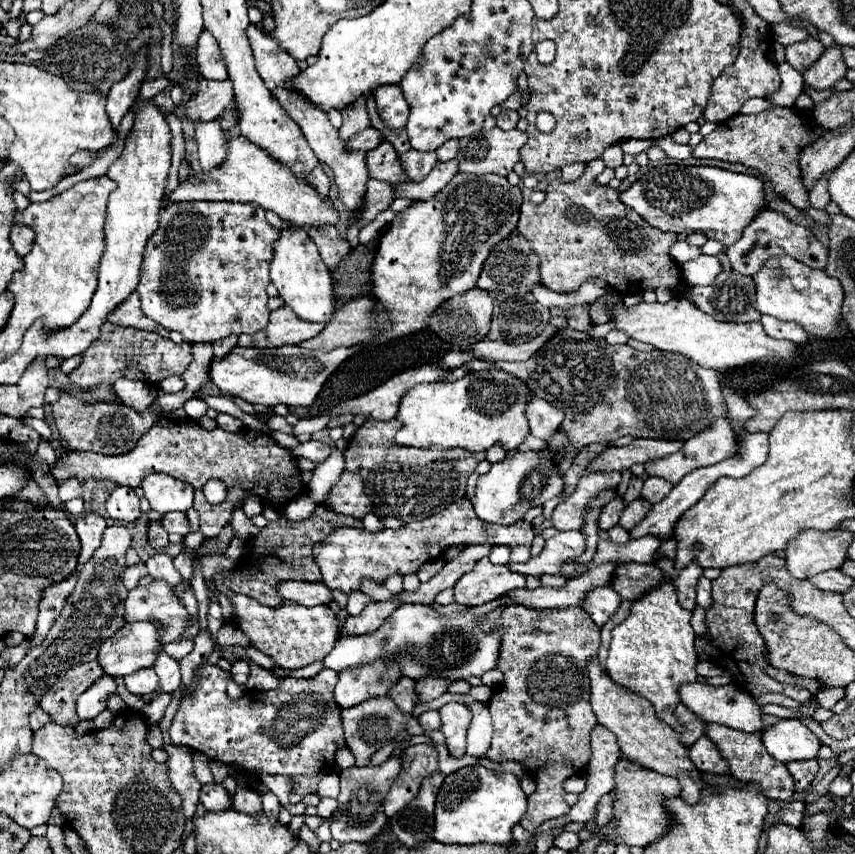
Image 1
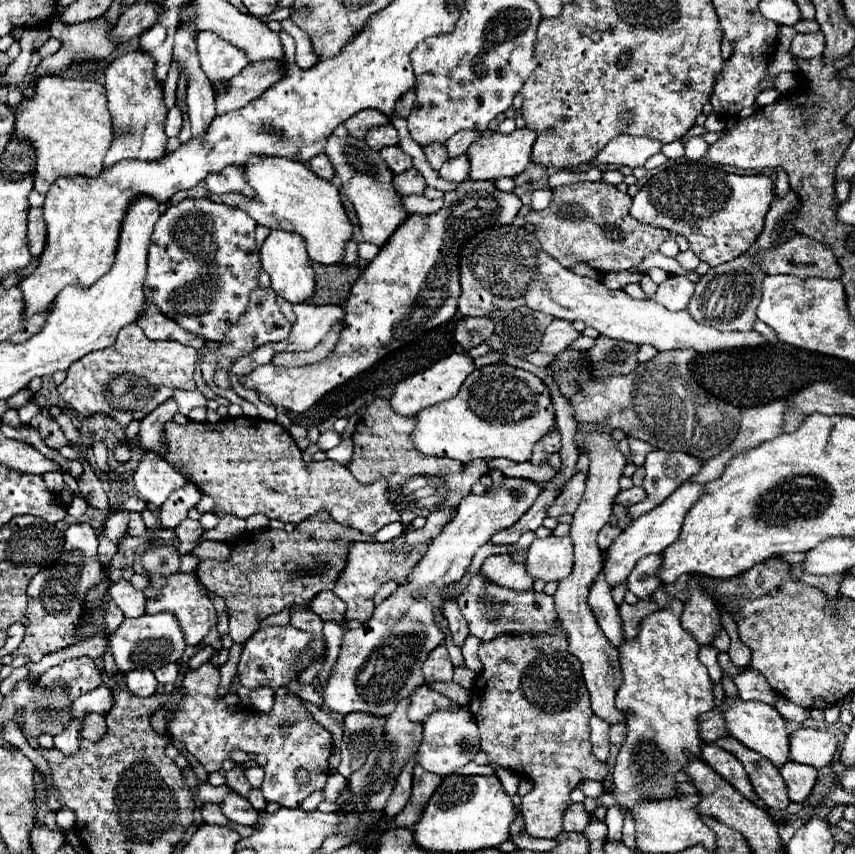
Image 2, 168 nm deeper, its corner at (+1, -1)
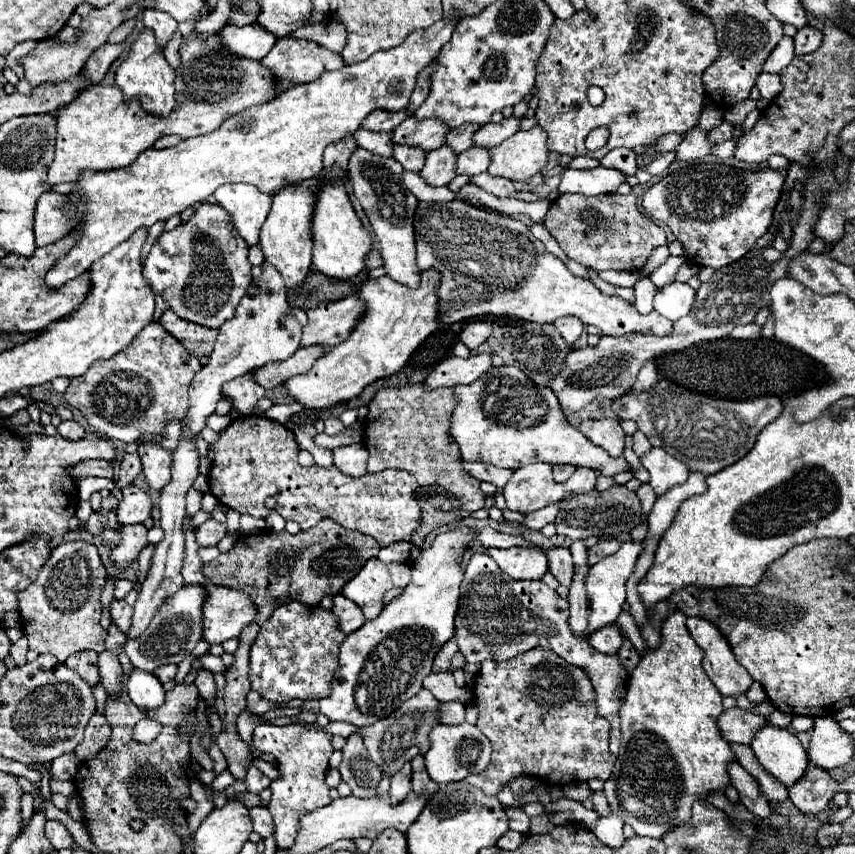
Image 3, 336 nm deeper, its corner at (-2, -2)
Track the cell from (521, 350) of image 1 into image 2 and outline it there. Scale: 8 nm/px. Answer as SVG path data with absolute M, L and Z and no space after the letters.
M552 321L544 333L544 341L540 351L544 353L562 353L572 341L578 339L578 331L572 327L570 321Z

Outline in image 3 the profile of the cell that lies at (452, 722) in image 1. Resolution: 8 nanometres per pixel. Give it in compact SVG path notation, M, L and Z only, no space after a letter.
M437 724L433 726L431 734L431 748L425 754L425 766L429 776L439 782L439 784L449 784L467 778L473 772L483 772L491 760L491 744L485 740L481 730L473 724L457 724L457 726L447 726L447 724Z

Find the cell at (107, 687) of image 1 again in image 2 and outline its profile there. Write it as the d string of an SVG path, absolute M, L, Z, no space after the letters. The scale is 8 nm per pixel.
M74 719L62 735L54 737L54 747L58 751L62 751L64 755L74 755L74 751L78 751L78 743L80 743L80 721L82 719Z

